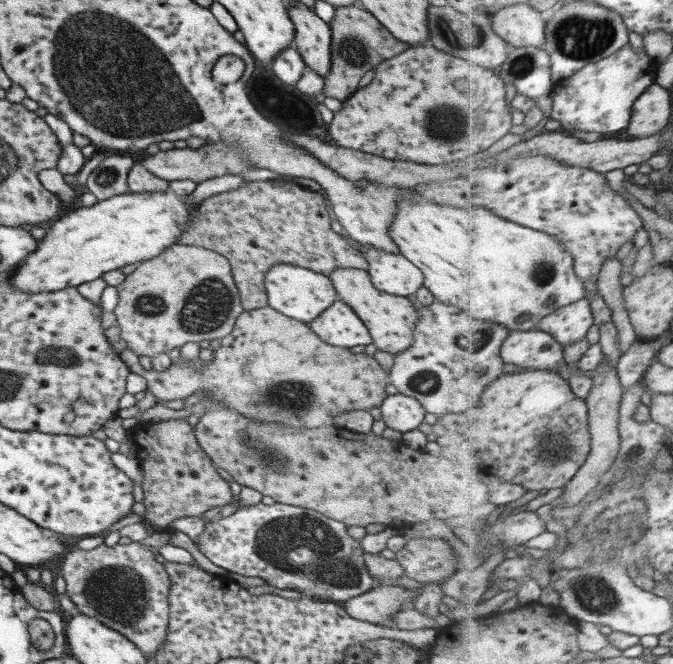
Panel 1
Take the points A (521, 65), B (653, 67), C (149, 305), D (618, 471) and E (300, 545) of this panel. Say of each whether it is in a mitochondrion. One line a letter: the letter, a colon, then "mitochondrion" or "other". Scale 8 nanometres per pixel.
A: mitochondrion
B: other
C: mitochondrion
D: mitochondrion
E: mitochondrion

